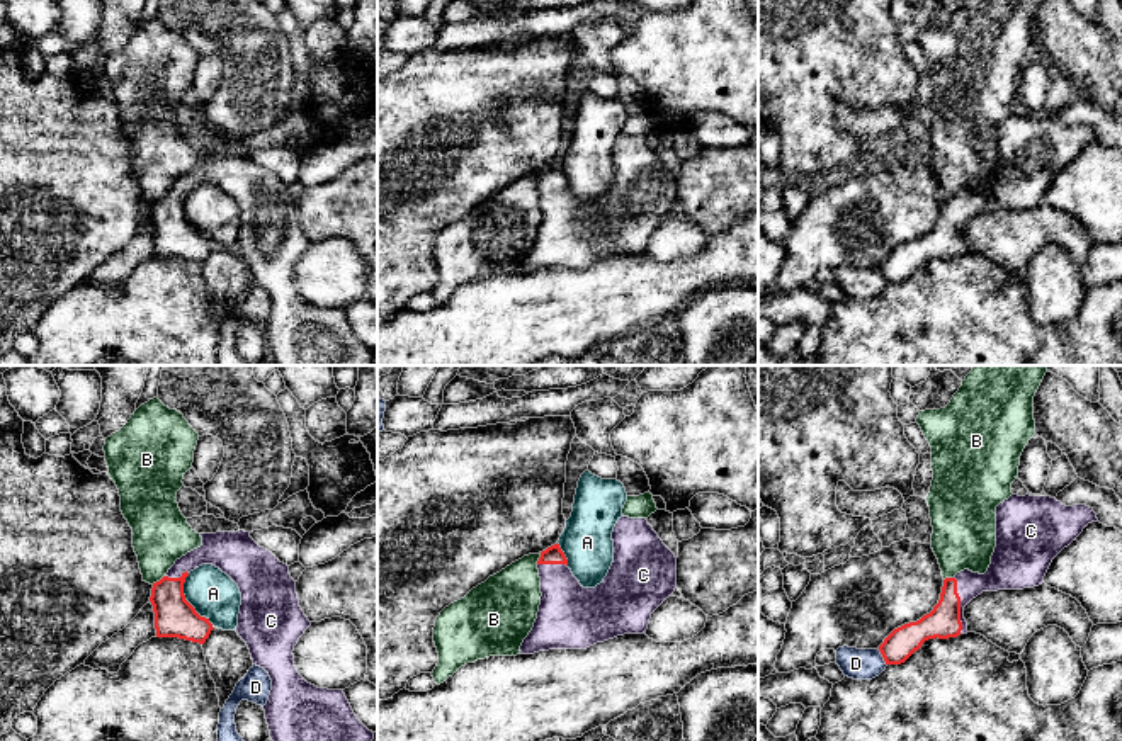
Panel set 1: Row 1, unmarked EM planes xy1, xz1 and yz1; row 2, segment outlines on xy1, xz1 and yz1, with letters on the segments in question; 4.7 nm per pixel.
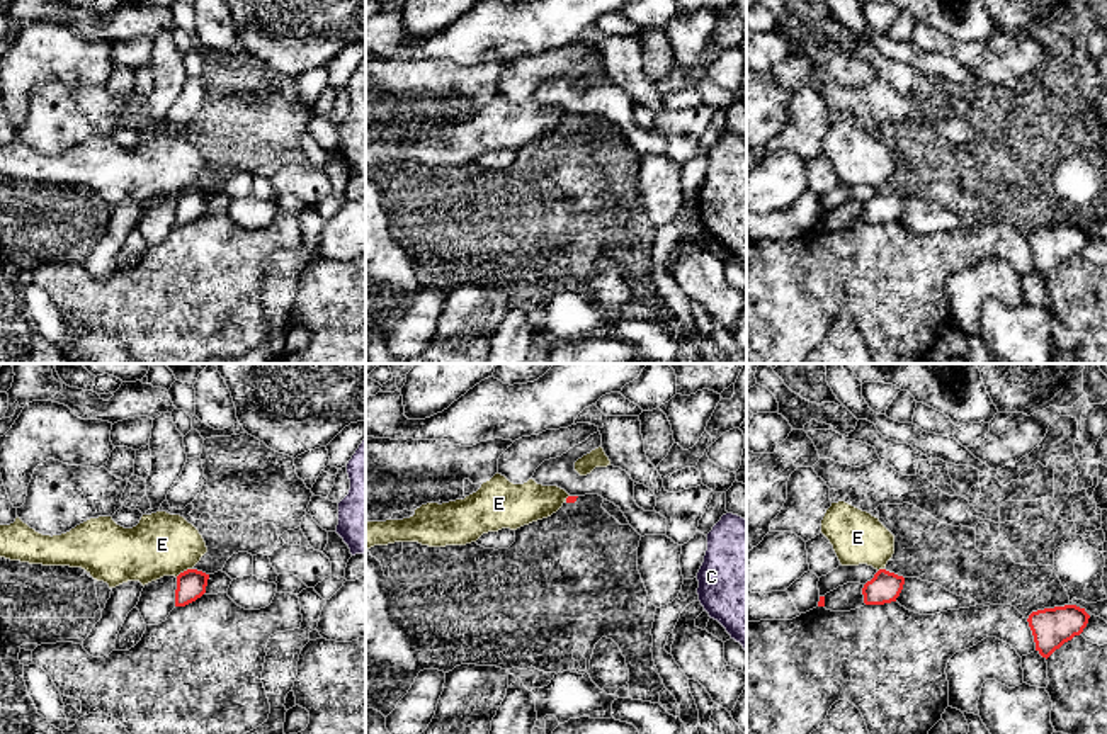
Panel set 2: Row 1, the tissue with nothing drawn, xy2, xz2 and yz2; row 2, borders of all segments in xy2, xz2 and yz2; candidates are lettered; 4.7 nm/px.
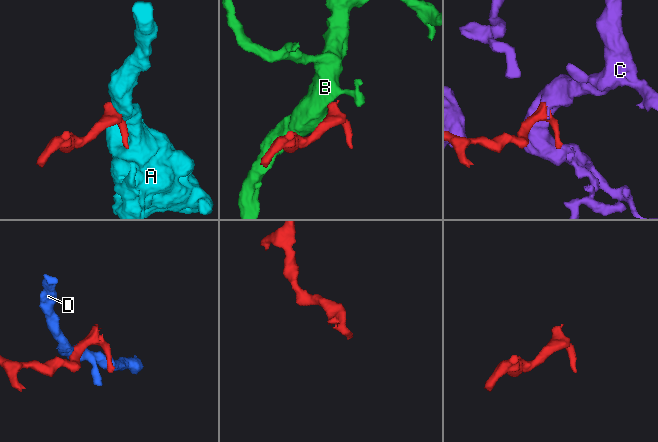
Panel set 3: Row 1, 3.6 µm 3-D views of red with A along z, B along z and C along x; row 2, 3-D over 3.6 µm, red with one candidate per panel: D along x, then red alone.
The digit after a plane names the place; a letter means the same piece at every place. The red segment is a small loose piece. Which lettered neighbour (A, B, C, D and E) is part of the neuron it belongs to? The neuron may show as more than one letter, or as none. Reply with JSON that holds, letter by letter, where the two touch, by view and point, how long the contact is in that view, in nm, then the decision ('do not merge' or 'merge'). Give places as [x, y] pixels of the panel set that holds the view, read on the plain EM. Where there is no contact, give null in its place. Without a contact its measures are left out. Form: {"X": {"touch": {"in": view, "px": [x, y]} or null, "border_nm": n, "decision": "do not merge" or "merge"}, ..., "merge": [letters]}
{"A": {"touch": {"in": "xy1", "px": [187, 221]}, "border_nm": 300, "decision": "do not merge"}, "B": {"touch": {"in": "xy1", "px": [160, 199]}, "border_nm": 80, "decision": "do not merge"}, "C": {"touch": {"in": "yz1", "px": [959, 225]}, "border_nm": 280, "decision": "merge"}, "D": {"touch": {"in": "yz1", "px": [883, 276]}, "border_nm": 90, "decision": "do not merge"}, "E": {"touch": {"in": "xy2", "px": [184, 191]}, "border_nm": 90, "decision": "do not merge"}, "merge": ["C"]}

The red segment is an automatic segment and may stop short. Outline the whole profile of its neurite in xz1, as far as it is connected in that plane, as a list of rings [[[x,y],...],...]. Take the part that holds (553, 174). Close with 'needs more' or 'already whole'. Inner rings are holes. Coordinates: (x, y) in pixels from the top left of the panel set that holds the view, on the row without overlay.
[[[620,136],[612,151],[614,182],[600,204],[583,207],[559,163],[541,172],[541,224],[522,274],[586,269],[624,253],[643,253],[651,233],[677,207],[677,177],[646,138]]] | needs more

